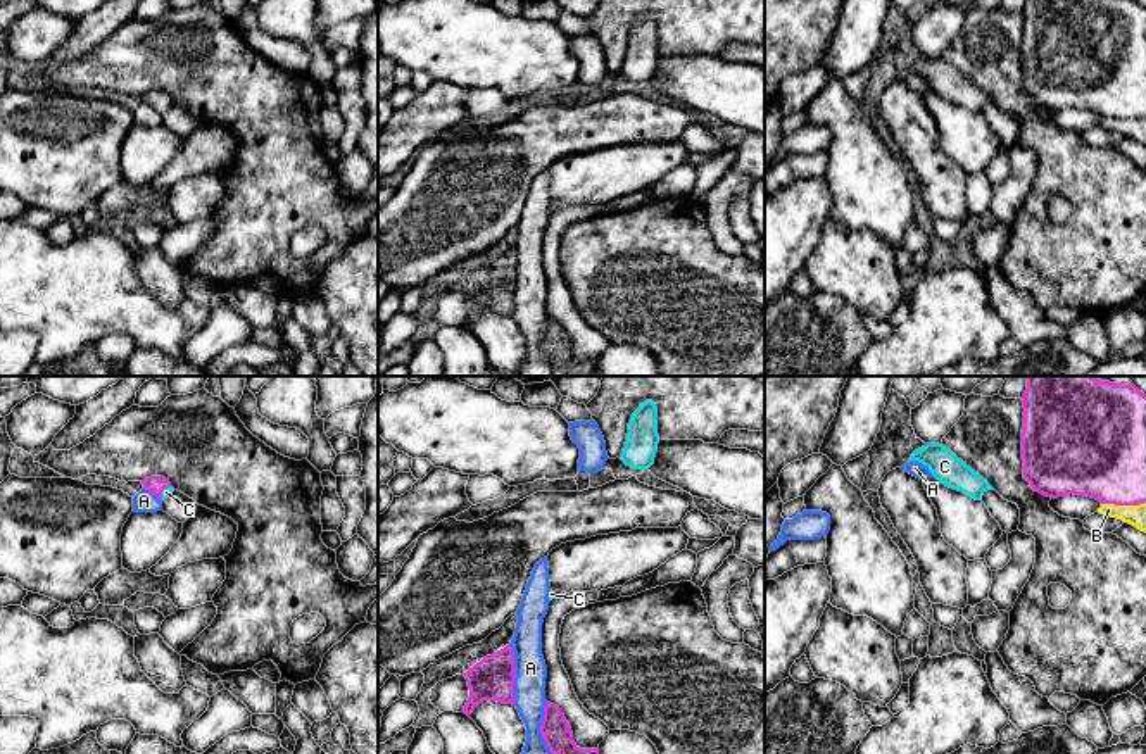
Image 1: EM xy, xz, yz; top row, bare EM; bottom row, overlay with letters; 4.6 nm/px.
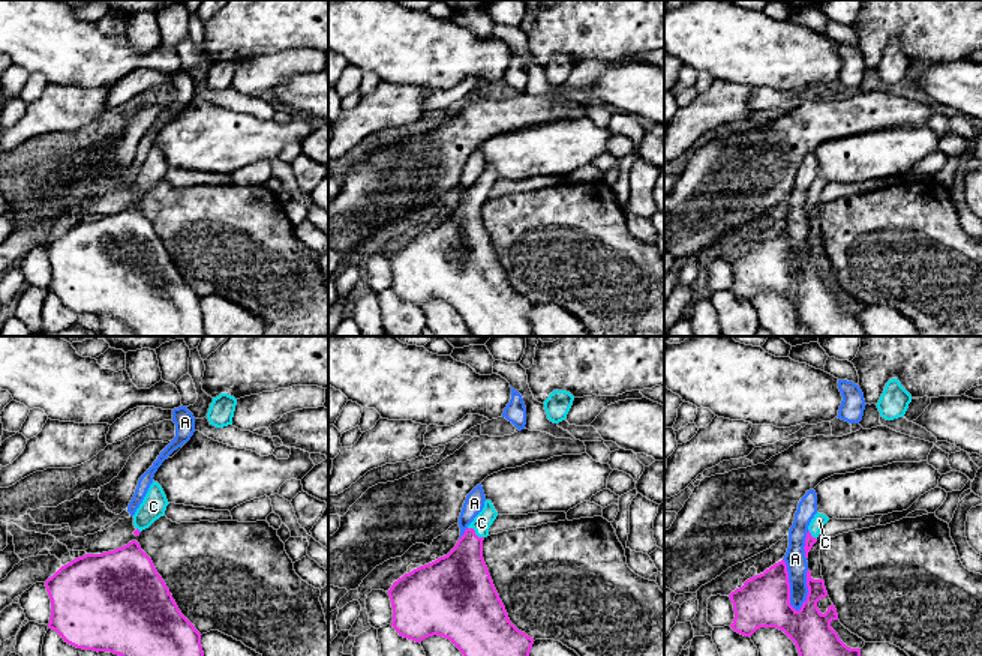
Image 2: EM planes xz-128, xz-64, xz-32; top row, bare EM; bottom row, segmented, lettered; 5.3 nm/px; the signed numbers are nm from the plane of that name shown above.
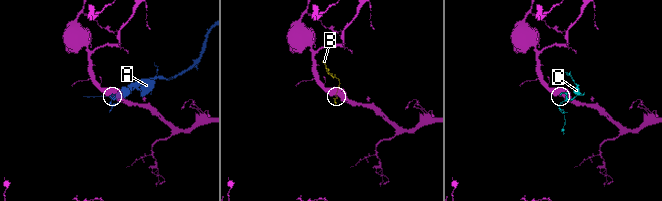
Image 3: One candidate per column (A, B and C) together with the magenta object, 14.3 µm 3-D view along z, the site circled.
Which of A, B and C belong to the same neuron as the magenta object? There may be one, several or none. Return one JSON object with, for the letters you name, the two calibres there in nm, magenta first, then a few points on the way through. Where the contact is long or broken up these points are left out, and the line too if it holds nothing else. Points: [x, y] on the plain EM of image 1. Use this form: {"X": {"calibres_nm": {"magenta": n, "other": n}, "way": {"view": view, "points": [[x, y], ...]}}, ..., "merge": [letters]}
{"C": {"calibres_nm": {"magenta": 80, "other": 50}, "way": {"view": "xy", "points": [[154, 97], [161, 106], [166, 106]]}}, "merge": ["C"]}

